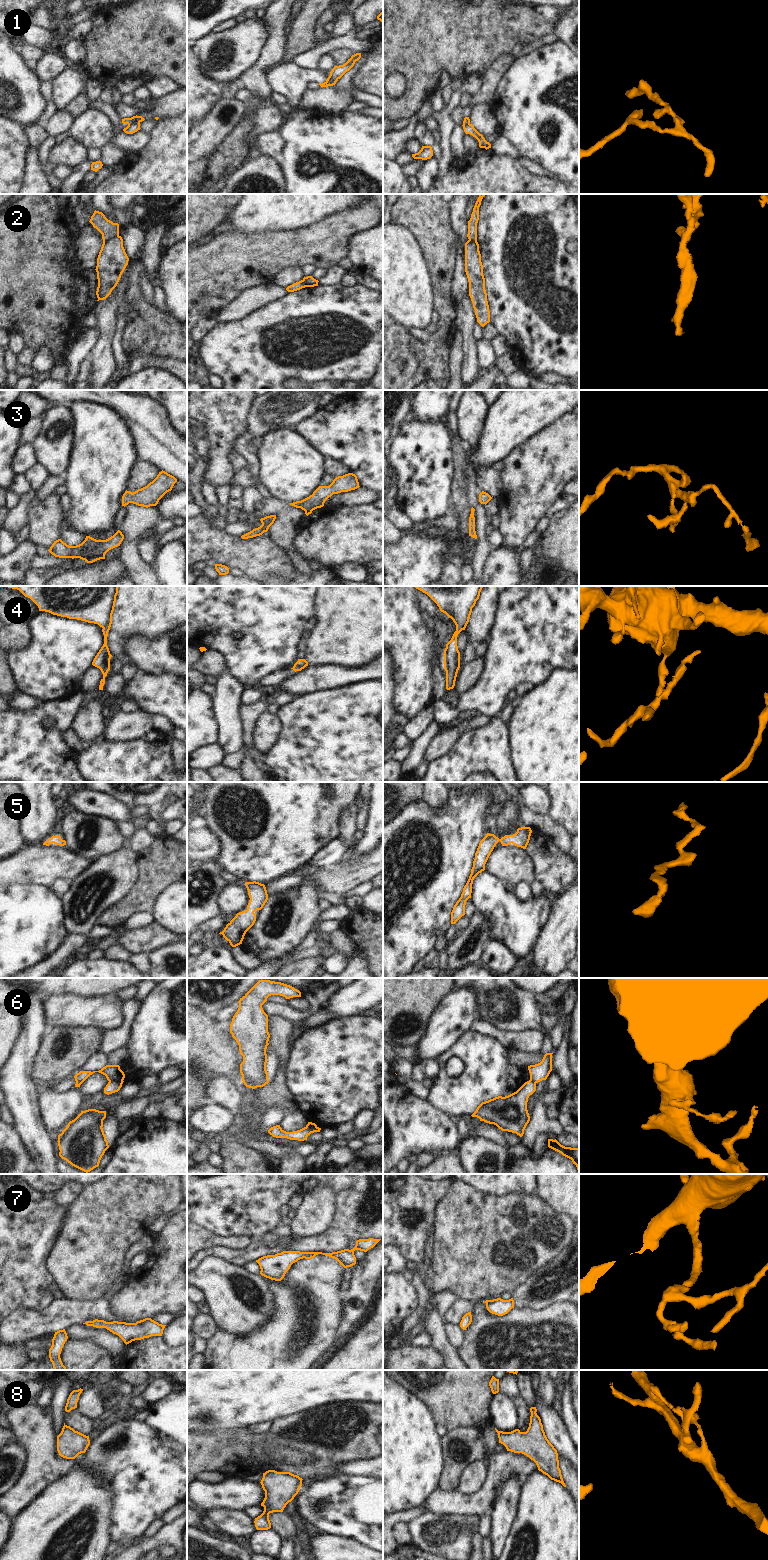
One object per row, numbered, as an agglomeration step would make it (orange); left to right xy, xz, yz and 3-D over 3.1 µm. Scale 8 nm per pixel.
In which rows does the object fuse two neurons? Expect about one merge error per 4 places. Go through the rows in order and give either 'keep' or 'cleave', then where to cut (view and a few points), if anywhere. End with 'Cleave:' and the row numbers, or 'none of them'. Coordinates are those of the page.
1: cleave | xy (139, 121), (134, 121), (128, 125)
2: cleave | xy (118, 234), (108, 237), (103, 241)
3: keep | no cut
4: keep | no cut
5: keep | no cut
6: cleave | xy (122, 1080), (109, 1081)
7: keep | no cut
8: keep | no cut
Cleave: 1, 2, 6

